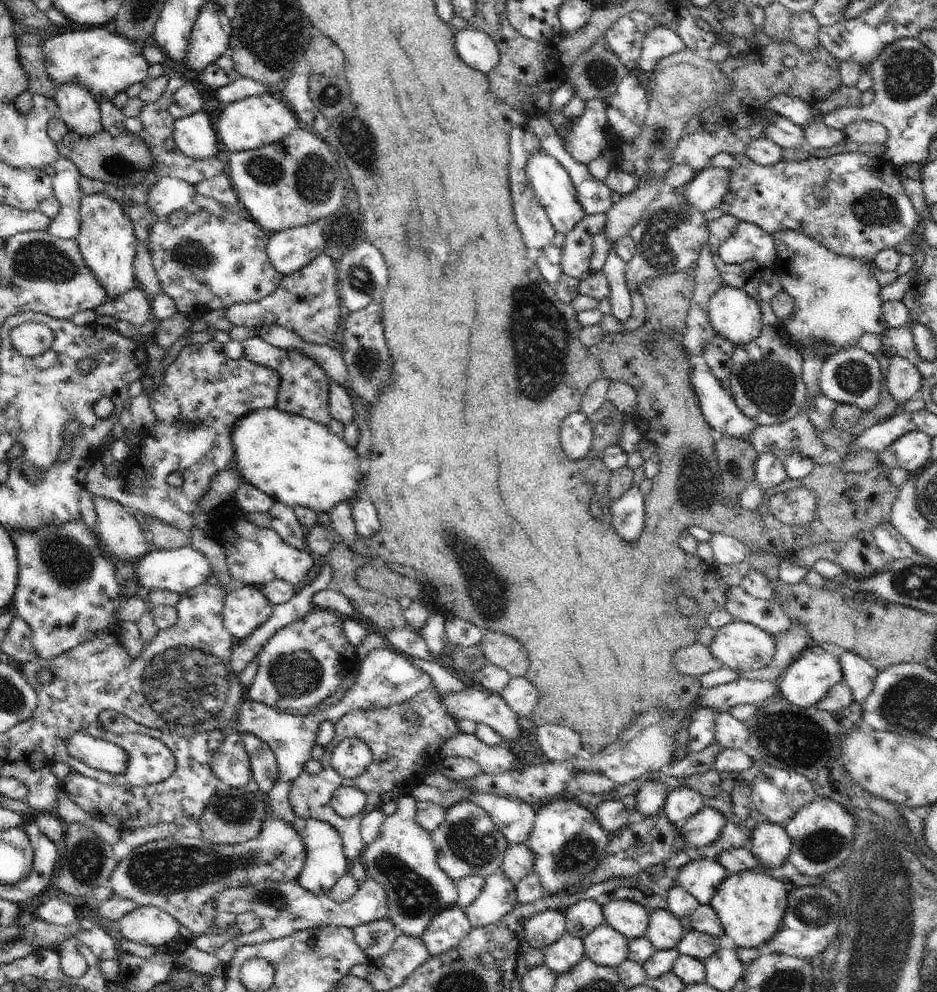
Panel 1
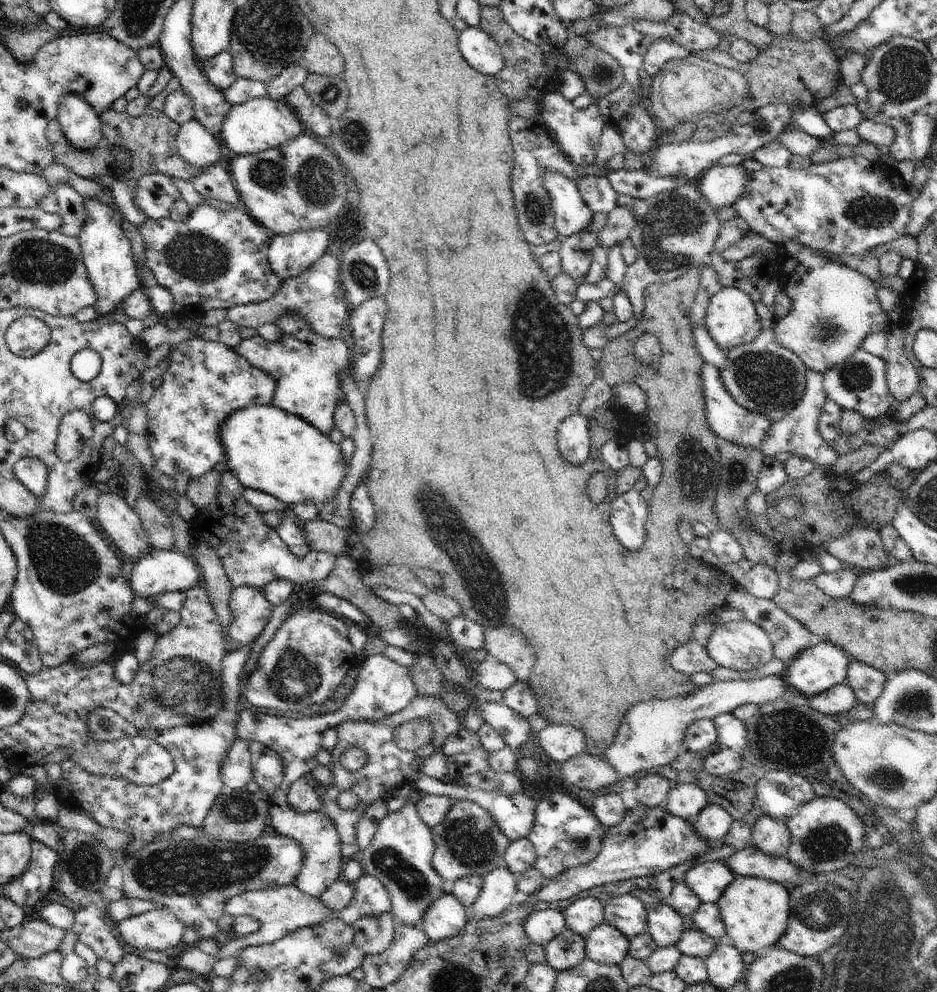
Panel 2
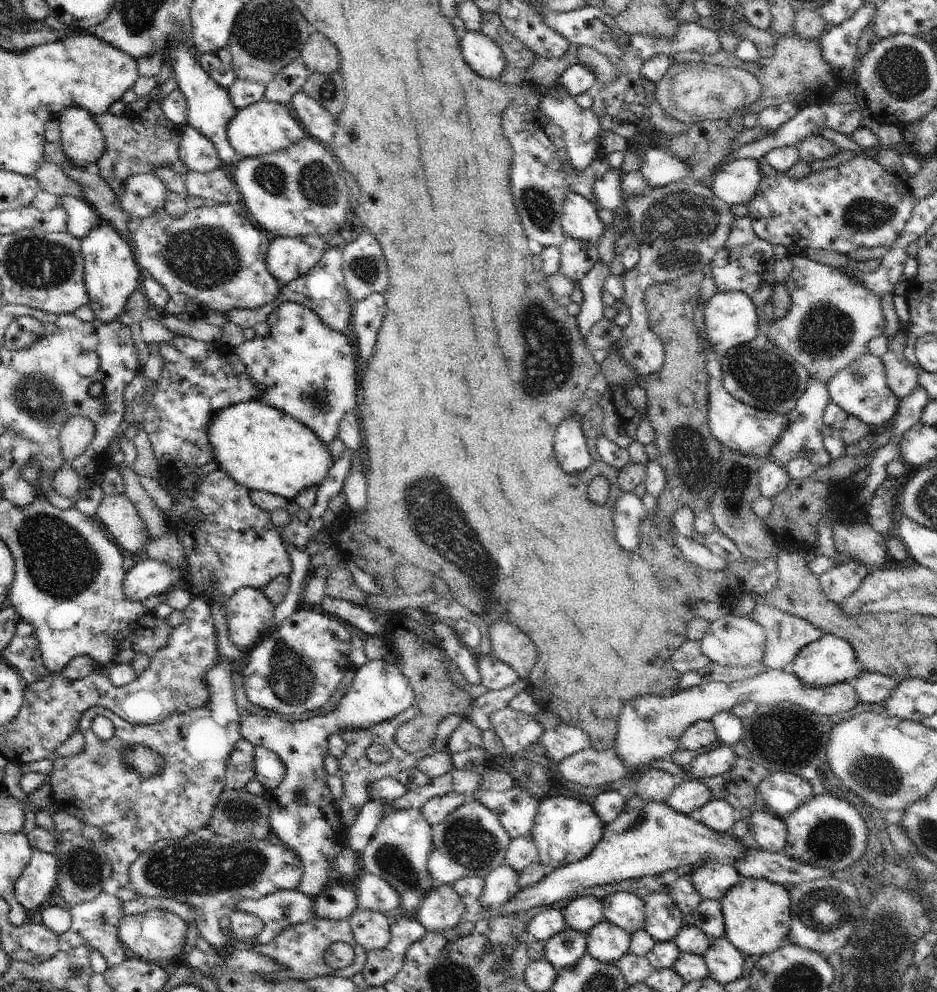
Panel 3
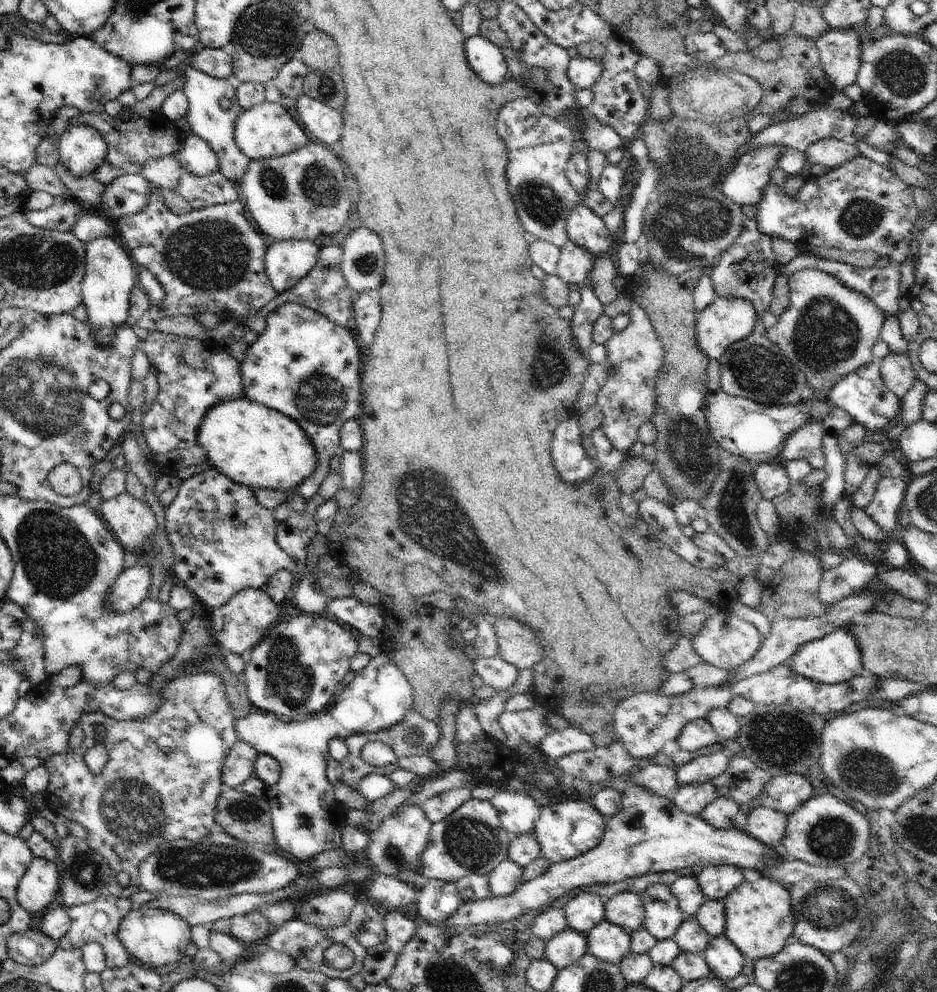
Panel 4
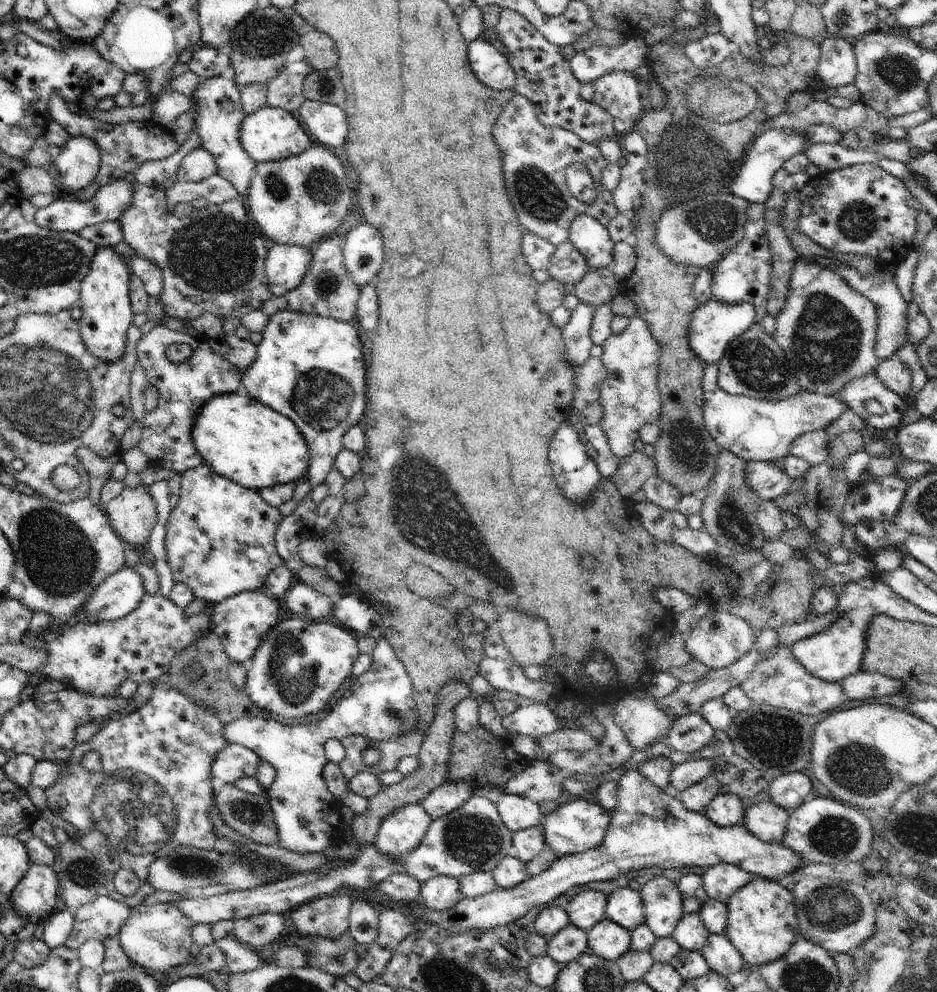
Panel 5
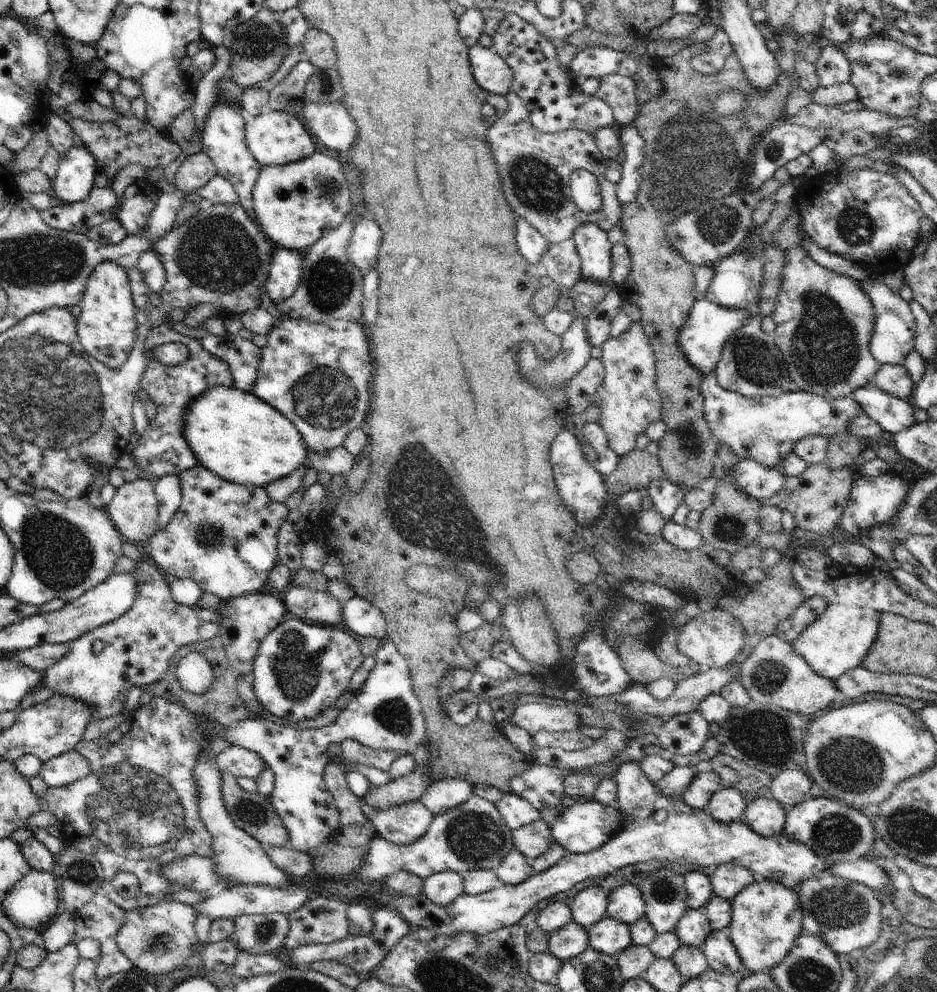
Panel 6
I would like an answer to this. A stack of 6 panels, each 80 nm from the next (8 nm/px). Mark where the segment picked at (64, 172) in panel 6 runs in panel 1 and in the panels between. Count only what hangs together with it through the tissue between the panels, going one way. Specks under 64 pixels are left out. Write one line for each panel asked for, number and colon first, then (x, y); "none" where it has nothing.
1: (78, 109)
2: (81, 125)
3: (81, 139)
4: (82, 150)
5: (78, 162)

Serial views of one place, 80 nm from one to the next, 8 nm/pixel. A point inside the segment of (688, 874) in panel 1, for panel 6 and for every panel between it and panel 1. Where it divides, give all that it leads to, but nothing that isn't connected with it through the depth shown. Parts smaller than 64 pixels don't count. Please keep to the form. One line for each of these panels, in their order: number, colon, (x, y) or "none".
2: (709, 880)
3: (712, 880)
4: (717, 882)
5: (721, 881)
6: (729, 879)

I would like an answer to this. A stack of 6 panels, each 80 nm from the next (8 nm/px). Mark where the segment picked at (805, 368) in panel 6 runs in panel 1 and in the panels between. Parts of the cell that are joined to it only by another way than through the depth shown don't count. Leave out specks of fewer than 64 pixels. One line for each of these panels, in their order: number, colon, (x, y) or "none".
1: (837, 300)
2: (834, 307)
3: (832, 317)
4: (828, 330)
5: (827, 329)

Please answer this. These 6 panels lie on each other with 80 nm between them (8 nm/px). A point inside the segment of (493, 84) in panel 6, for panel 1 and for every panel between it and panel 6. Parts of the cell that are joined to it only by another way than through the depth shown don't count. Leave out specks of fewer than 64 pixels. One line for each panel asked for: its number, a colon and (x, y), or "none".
1: (475, 47)
2: (481, 51)
3: (486, 58)
4: (487, 61)
5: (492, 68)

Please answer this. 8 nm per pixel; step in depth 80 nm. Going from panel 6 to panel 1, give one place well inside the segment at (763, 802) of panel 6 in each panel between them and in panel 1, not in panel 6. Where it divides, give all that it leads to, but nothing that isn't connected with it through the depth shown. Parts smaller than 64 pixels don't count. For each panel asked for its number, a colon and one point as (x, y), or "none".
1: (770, 844)
2: (773, 837)
3: (769, 831)
4: (767, 825)
5: (768, 821)

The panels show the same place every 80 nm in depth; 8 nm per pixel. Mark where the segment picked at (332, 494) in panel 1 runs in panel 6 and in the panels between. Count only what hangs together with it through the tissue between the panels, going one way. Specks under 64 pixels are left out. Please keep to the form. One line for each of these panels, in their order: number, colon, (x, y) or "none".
2: (267, 449)
3: (262, 448)
4: (254, 445)
5: (238, 437)
6: (239, 437)

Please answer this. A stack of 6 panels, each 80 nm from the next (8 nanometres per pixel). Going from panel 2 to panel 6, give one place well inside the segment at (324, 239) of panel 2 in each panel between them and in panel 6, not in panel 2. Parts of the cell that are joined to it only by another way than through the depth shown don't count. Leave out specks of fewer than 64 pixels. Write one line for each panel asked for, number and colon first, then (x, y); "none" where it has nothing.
3: (287, 258)
4: (286, 262)
5: (285, 266)
6: (285, 272)

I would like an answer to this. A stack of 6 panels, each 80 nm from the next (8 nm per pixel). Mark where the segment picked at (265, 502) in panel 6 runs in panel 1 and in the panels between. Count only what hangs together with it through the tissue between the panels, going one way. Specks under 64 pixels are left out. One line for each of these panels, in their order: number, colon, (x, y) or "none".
1: (257, 556)
2: (252, 553)
3: (229, 542)
4: (223, 539)
5: (220, 537)

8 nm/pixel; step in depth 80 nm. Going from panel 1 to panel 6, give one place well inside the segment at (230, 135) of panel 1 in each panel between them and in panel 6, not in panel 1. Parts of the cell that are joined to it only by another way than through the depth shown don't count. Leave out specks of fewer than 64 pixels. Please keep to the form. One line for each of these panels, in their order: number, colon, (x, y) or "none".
2: (261, 123)
3: (264, 127)
4: (269, 130)
5: (270, 134)
6: (274, 138)

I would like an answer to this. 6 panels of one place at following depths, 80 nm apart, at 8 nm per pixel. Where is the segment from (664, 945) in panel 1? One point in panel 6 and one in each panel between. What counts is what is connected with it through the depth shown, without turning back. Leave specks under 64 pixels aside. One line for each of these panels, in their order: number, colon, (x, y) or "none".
2: (665, 926)
3: (663, 918)
4: (663, 915)
5: (663, 908)
6: (664, 891)

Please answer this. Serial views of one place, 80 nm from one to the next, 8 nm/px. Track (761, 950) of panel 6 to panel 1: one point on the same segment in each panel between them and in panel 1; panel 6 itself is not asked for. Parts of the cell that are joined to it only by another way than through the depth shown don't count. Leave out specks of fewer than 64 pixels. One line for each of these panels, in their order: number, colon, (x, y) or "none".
1: (750, 905)
2: (755, 910)
3: (757, 913)
4: (759, 921)
5: (762, 924)

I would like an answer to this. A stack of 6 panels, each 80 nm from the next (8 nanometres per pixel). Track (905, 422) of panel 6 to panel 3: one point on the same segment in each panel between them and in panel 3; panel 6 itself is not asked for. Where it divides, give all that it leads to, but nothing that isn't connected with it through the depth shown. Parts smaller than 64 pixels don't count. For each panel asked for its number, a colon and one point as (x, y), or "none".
3: (861, 389)
4: (863, 394)
5: (881, 408)

